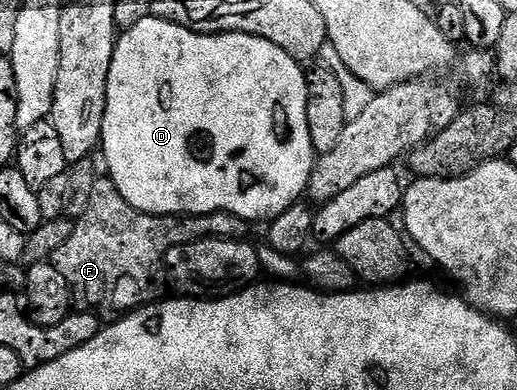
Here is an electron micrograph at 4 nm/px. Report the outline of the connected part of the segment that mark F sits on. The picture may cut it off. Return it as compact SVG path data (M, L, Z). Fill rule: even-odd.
M98 179L91 190L87 211L73 221L71 239L67 239L67 243L55 251L51 263L59 275L67 279L71 305L76 312L113 319L141 309L144 305L152 305L162 296L161 285L163 289L163 278L167 273L165 260L176 245L190 245L205 237L244 241L247 237L245 229L247 222L230 213L144 213L131 207L131 203L119 195L113 181Z

